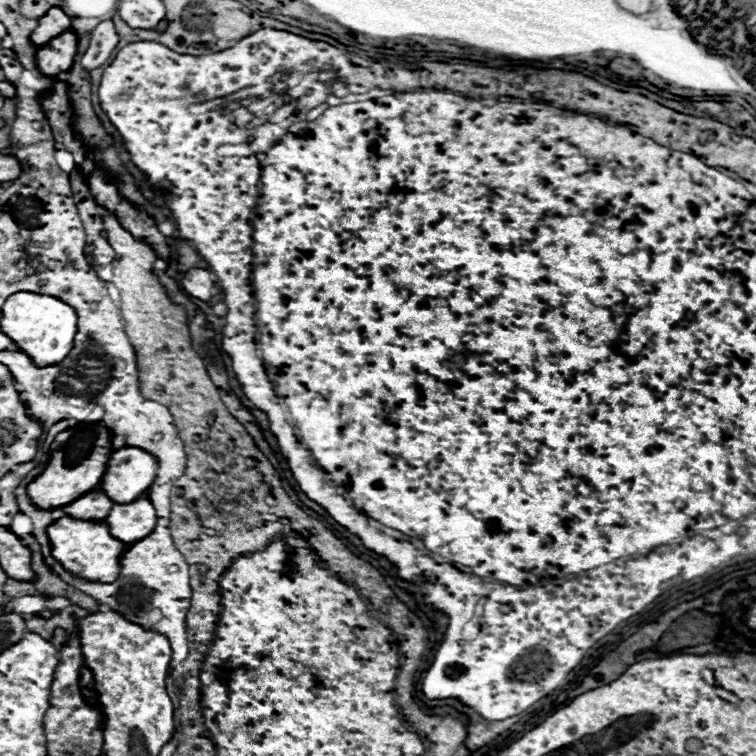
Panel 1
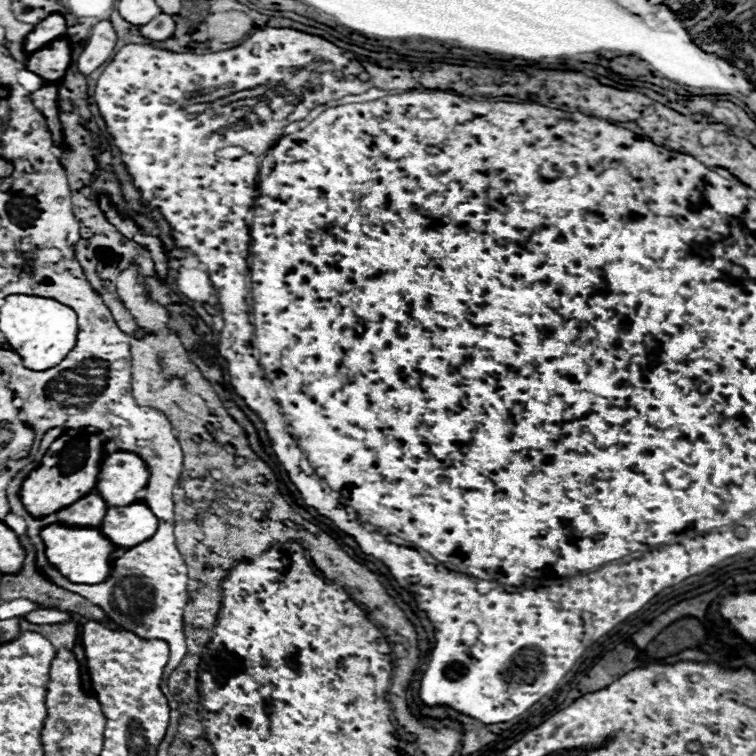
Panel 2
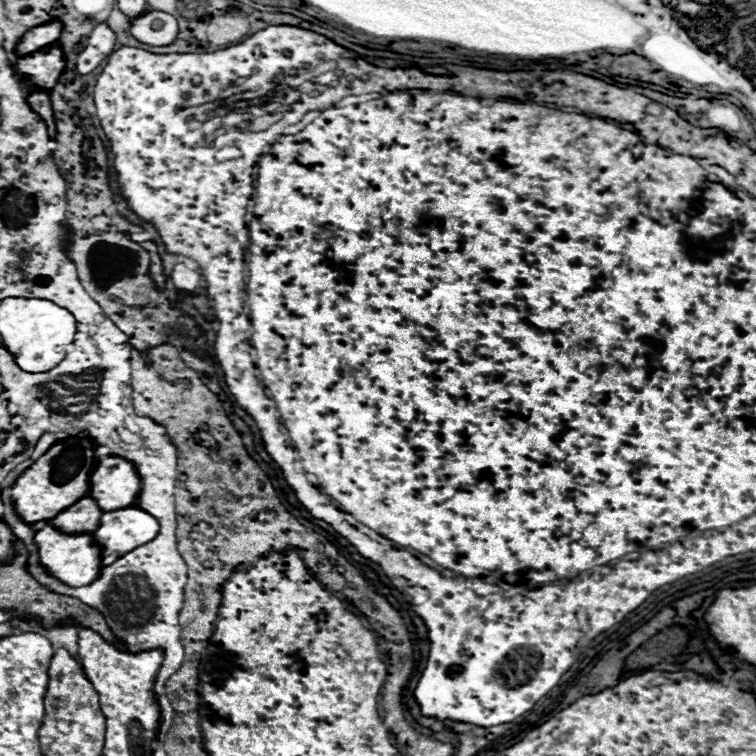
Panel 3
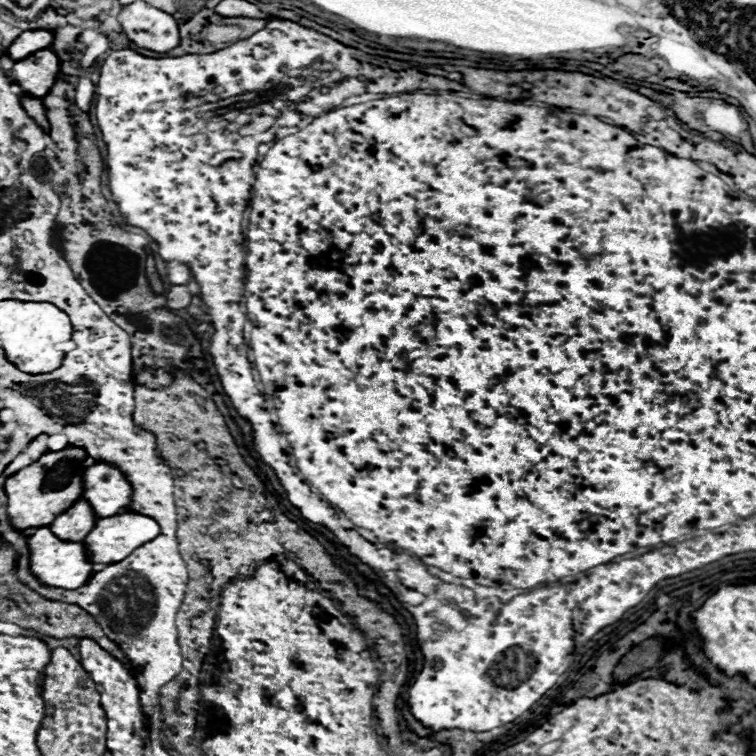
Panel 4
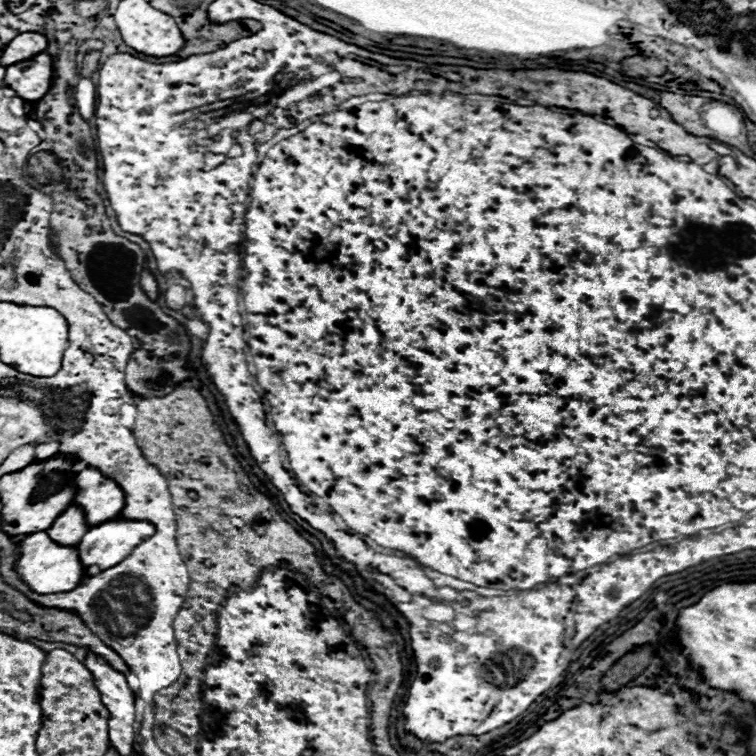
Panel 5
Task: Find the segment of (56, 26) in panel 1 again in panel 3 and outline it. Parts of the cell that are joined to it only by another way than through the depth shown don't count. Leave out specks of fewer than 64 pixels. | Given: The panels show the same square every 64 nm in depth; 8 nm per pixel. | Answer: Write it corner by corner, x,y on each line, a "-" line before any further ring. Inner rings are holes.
50,20
46,24
40,24
32,30
28,30
28,34
24,34
22,42
18,42
18,56
26,56
32,54
36,50
40,50
42,46
48,46
52,42
56,42
62,34
62,22
60,20

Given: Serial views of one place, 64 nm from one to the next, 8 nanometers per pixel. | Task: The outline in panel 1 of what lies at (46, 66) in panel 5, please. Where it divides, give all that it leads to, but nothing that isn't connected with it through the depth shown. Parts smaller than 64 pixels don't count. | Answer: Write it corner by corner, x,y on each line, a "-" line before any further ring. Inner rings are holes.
72,30
62,32
38,50
38,68
46,76
66,72
74,64
76,50
78,50
78,36

